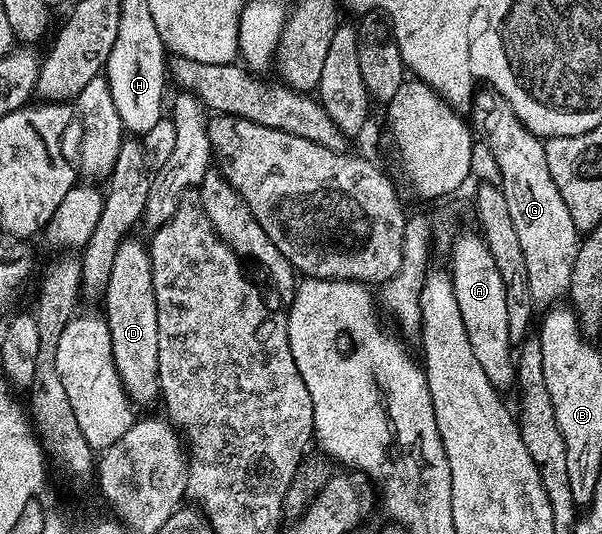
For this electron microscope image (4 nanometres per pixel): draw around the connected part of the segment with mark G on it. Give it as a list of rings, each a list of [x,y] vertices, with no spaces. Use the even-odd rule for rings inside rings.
[[[498,102],[498,107],[489,107],[481,119],[480,138],[495,153],[495,161],[499,164],[501,182],[499,184],[503,198],[511,212],[511,222],[515,225],[515,233],[519,236],[519,246],[523,248],[523,257],[527,260],[527,282],[531,285],[531,297],[534,304],[556,304],[569,294],[571,285],[571,269],[575,269],[575,257],[582,241],[575,221],[571,221],[571,213],[567,205],[563,205],[563,197],[551,177],[551,169],[547,169],[547,153],[542,136],[531,133],[515,117],[515,109],[507,102]]]

